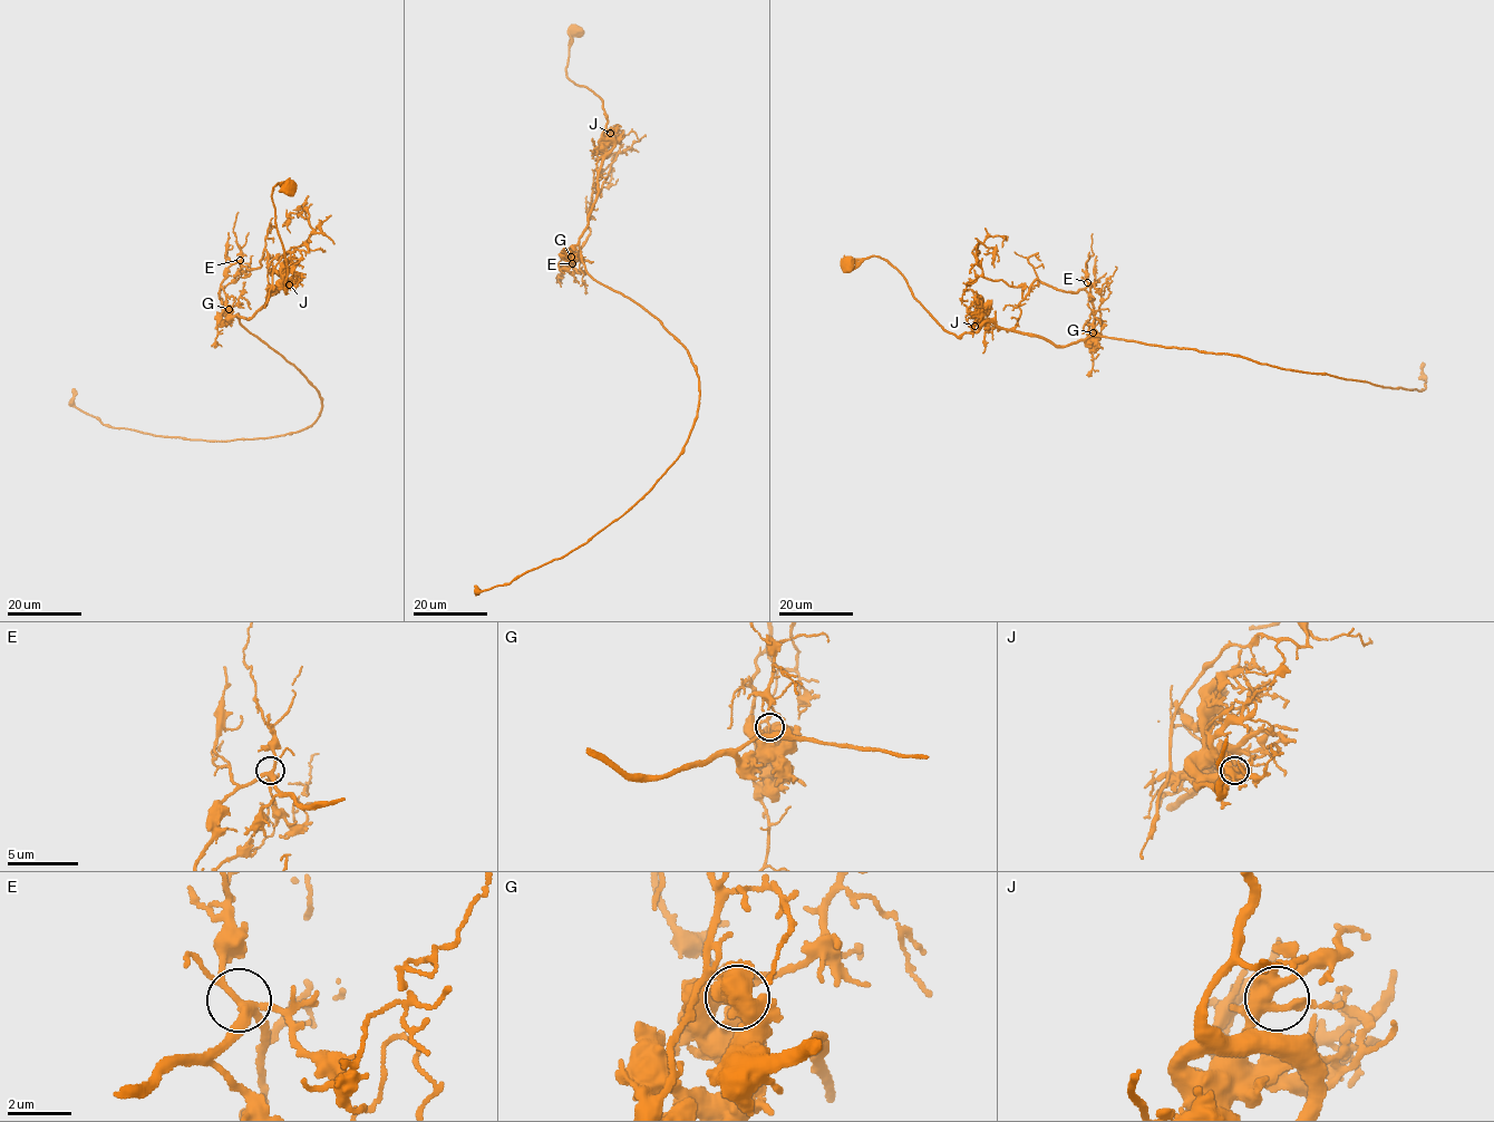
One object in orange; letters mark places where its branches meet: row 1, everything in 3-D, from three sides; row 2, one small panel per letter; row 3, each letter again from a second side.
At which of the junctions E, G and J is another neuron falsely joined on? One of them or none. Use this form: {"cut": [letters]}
{"cut": ["G"]}

